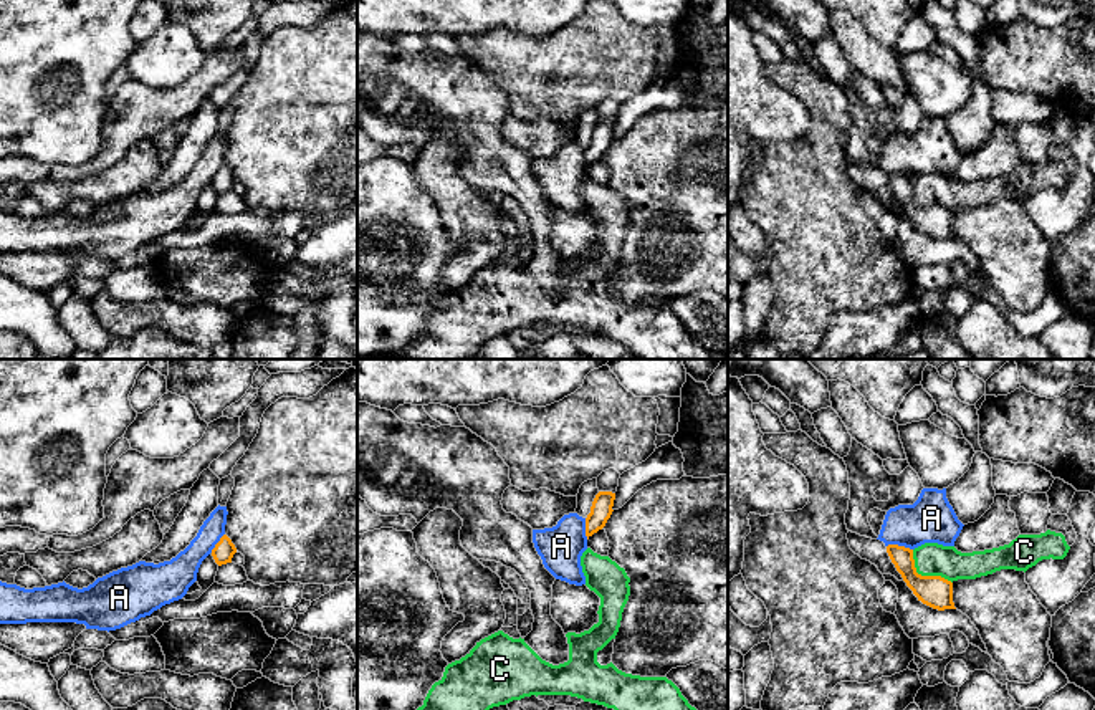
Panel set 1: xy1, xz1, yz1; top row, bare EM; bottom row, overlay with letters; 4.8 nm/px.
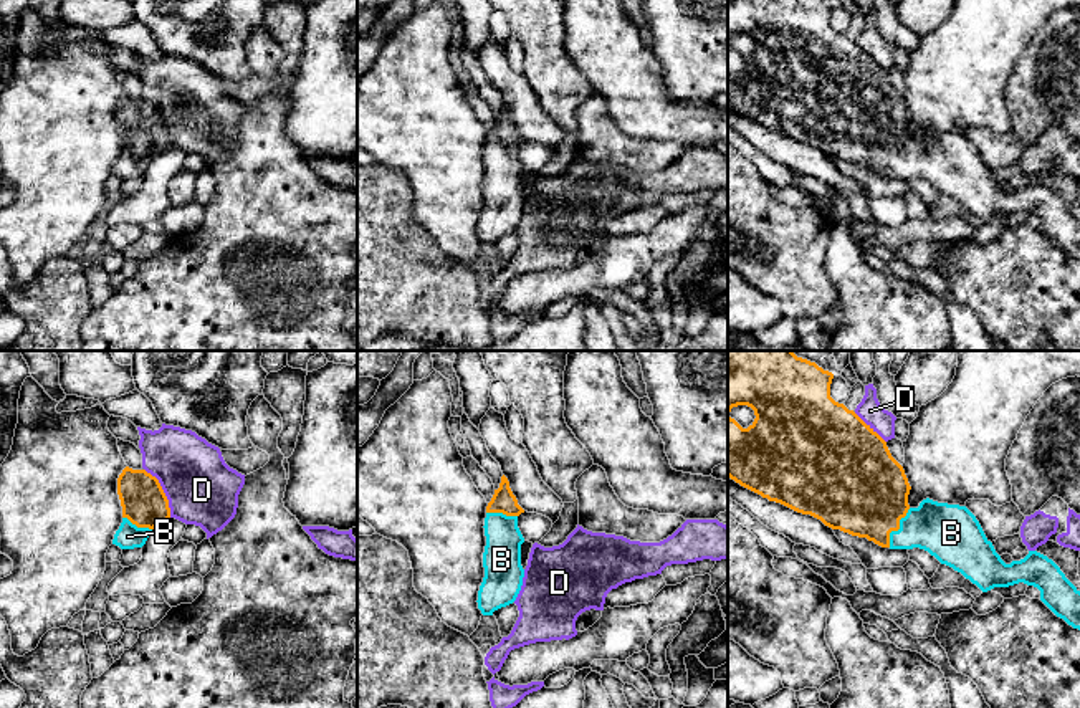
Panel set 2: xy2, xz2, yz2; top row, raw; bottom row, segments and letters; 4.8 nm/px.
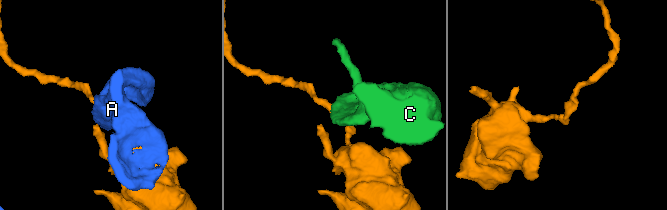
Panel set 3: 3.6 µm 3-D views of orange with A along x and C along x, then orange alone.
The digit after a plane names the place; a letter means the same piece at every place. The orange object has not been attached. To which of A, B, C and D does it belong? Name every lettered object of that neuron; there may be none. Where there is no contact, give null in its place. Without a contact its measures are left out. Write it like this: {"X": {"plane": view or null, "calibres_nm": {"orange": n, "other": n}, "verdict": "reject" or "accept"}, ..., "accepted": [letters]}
{"A": {"plane": "yz1", "calibres_nm": {"orange": 140, "other": 220}, "verdict": "reject"}, "B": {"plane": "yz2", "calibres_nm": {"orange": 440, "other": 280}, "verdict": "accept"}, "C": {"plane": "yz1", "calibres_nm": {"orange": 160, "other": 160}, "verdict": "reject"}, "D": {"plane": "xy2", "calibres_nm": {"orange": 220, "other": 340}, "verdict": "reject"}, "accepted": ["B"]}

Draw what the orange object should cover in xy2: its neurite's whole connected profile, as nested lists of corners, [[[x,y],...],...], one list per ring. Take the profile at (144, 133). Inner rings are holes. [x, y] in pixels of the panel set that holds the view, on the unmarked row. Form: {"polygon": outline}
{"polygon": [[[126,96],[117,108],[122,152],[112,174],[121,179],[142,177],[151,160],[170,147],[169,129],[155,106]]]}

